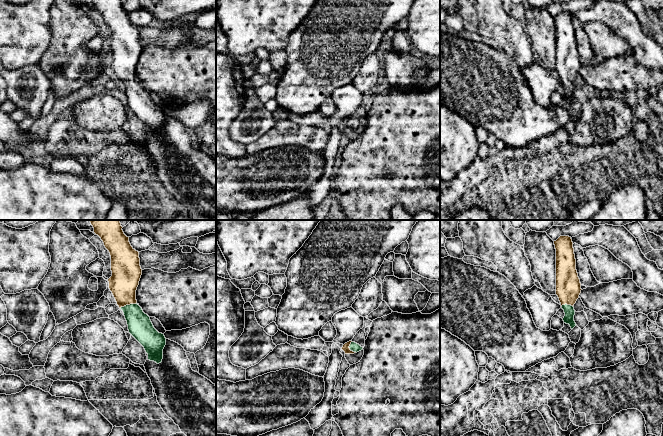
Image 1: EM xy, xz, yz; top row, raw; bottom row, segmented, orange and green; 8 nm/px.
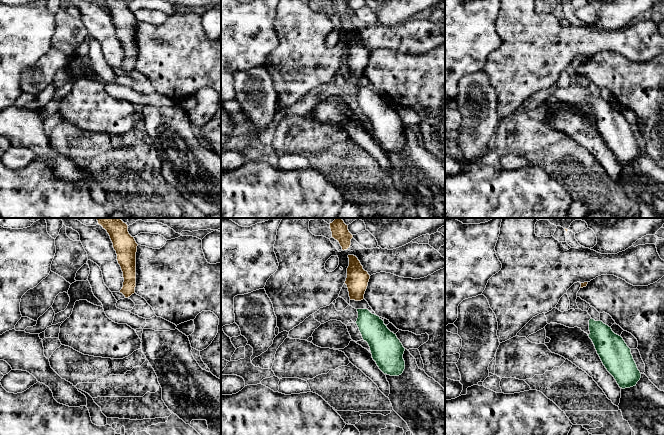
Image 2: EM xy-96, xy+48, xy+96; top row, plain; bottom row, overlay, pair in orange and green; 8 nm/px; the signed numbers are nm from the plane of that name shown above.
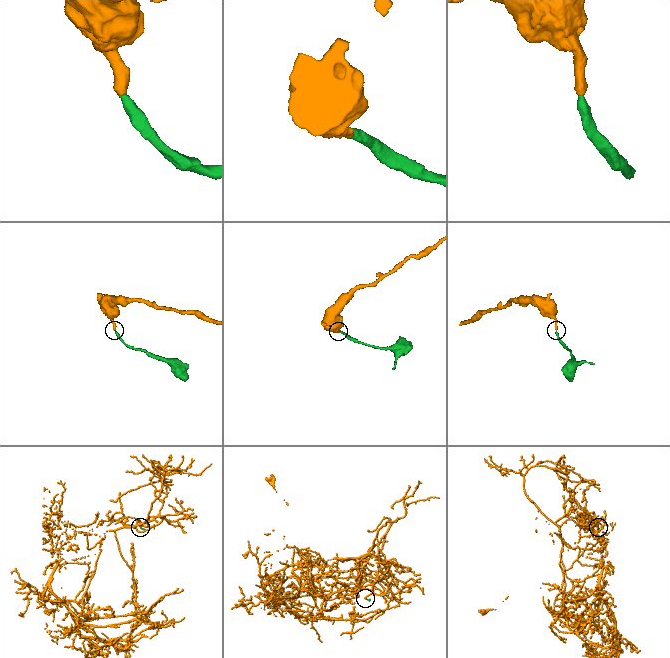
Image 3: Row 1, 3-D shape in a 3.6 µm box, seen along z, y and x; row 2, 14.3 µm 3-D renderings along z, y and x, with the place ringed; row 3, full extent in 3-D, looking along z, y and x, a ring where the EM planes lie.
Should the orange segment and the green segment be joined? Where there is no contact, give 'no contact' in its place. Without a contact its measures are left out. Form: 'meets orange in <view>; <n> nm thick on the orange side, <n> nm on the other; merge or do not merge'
meets orange in xy; 240 nm thick on the orange side, 190 nm on the other; merge

